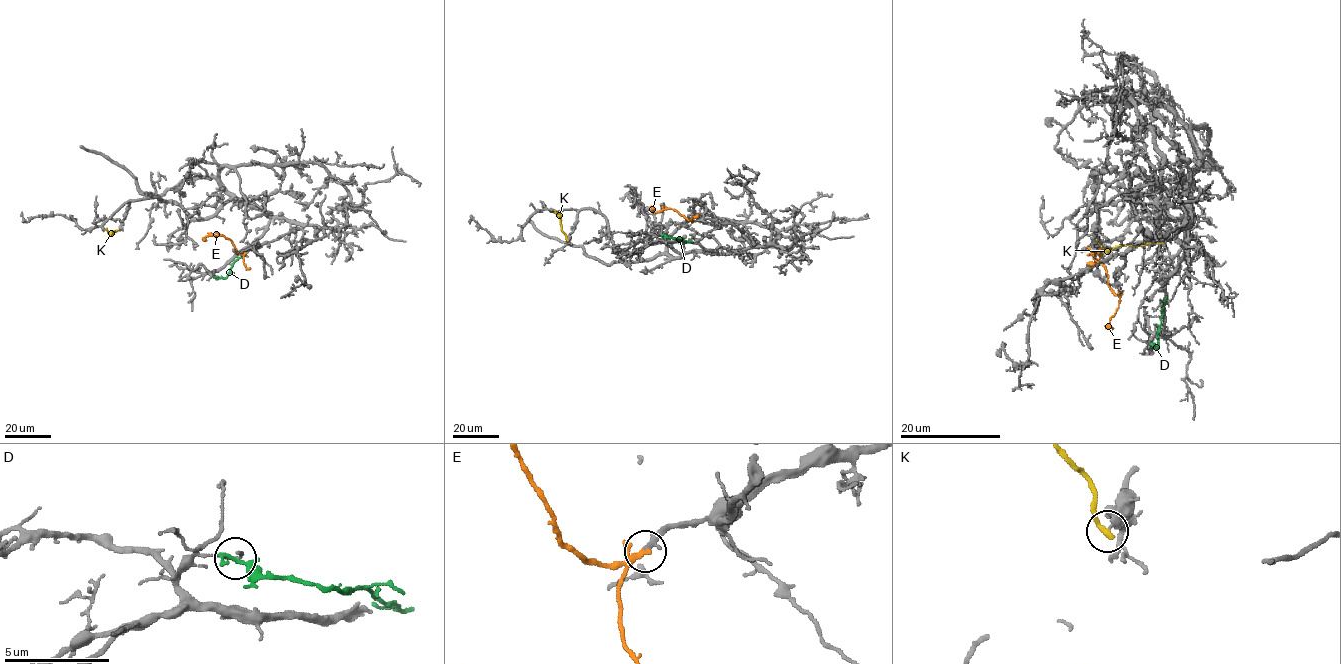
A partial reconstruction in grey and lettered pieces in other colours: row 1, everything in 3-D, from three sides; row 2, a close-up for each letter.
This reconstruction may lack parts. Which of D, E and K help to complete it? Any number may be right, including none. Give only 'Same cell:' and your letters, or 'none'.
Same cell: E

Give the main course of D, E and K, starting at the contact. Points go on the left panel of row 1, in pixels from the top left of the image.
D: (215, 276), (226, 277), (232, 264), (244, 255)
E: (246, 253), (239, 254), (232, 241), (223, 236), (207, 236), (203, 240)
K: (119, 230), (111, 233), (106, 228)

